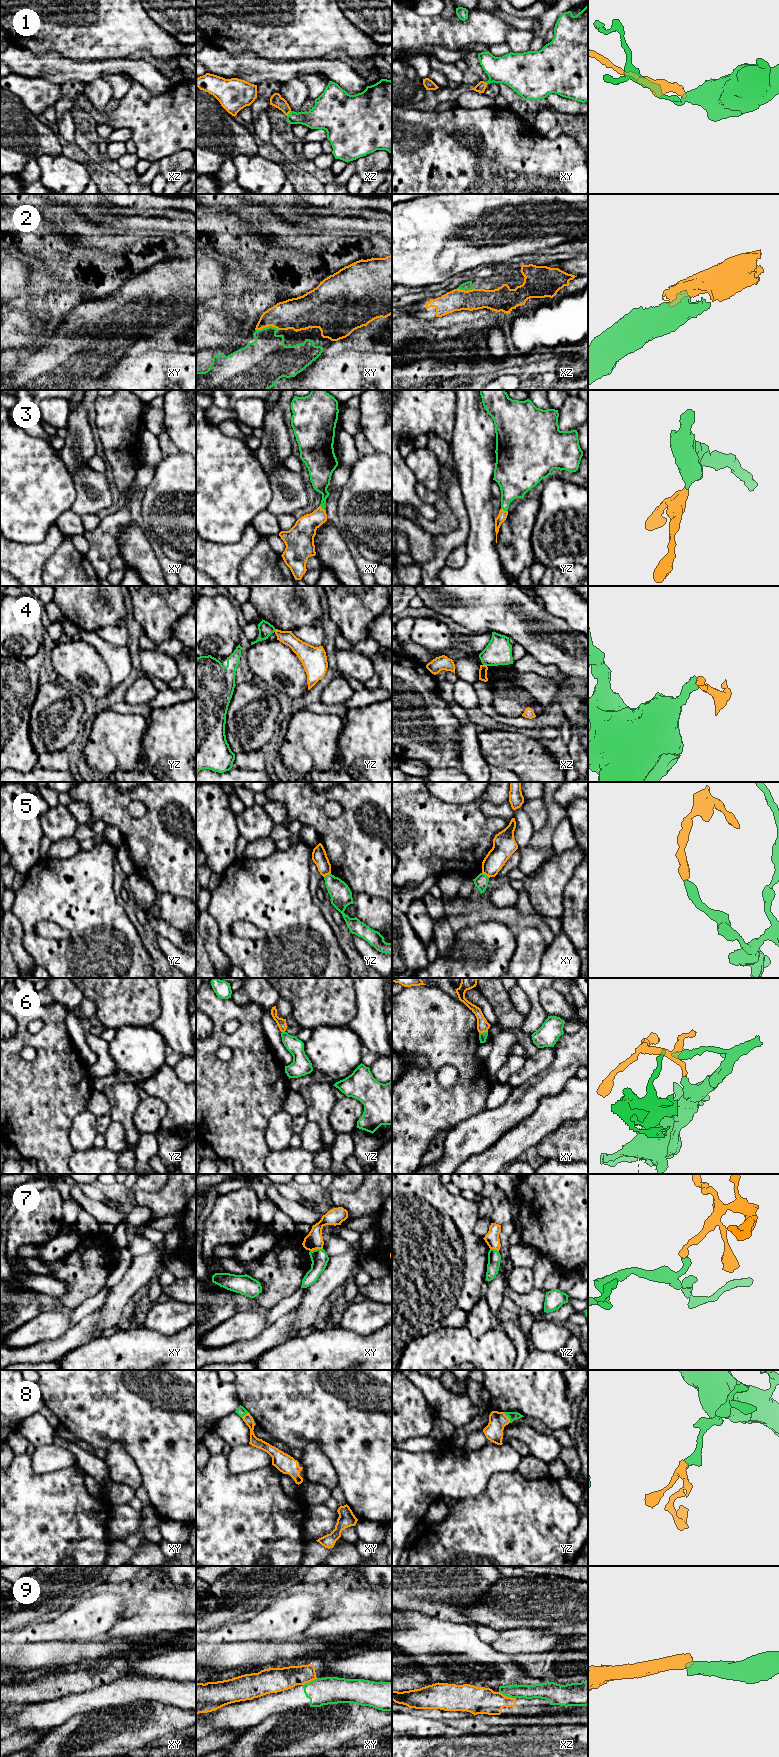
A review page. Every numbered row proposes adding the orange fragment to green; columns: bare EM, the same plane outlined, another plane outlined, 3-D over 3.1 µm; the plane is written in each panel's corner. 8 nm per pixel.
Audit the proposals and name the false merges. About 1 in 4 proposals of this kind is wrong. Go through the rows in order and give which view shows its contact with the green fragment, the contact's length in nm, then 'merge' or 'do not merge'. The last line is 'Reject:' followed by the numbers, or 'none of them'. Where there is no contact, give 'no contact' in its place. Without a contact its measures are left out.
1: meets green in xz; contact 60 nm long; merge
2: meets green in xy; contact 180 nm long; merge
3: meets green in yz; contact 70 nm long; merge
4: meets green in xz; contact 40 nm long; do not merge
5: meets green in xy; contact 80 nm long; do not merge
6: meets green in xy; contact 70 nm long; merge
7: meets green in xy; contact 110 nm long; do not merge
8: meets green in yz; contact 110 nm long; merge
9: meets green in xz; contact 150 nm long; do not merge
Reject: 4, 5, 7, 9

